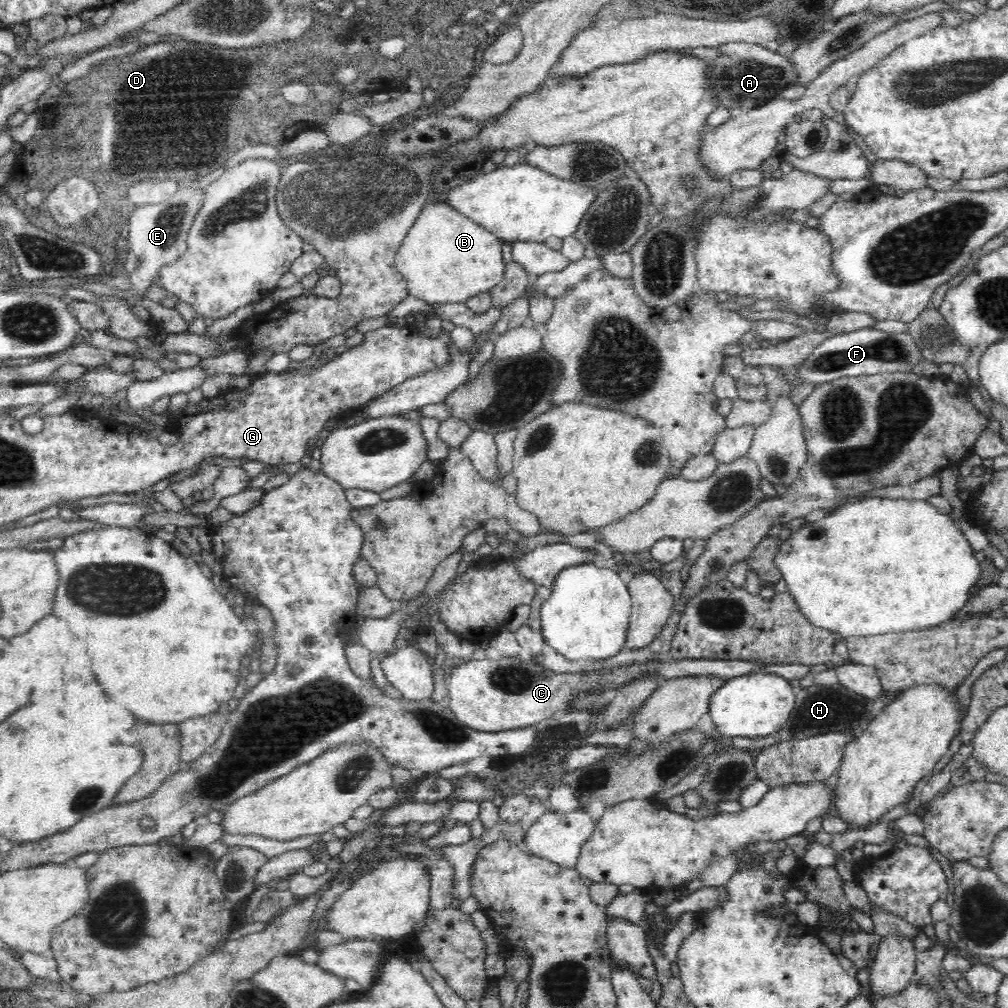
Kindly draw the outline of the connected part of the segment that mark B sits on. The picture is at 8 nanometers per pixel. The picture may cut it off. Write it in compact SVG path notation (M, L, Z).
M429 202L403 238L395 255L395 268L405 278L407 294L434 304L466 302L467 298L488 293L503 279L505 264L502 244L494 233L469 220L444 203Z

